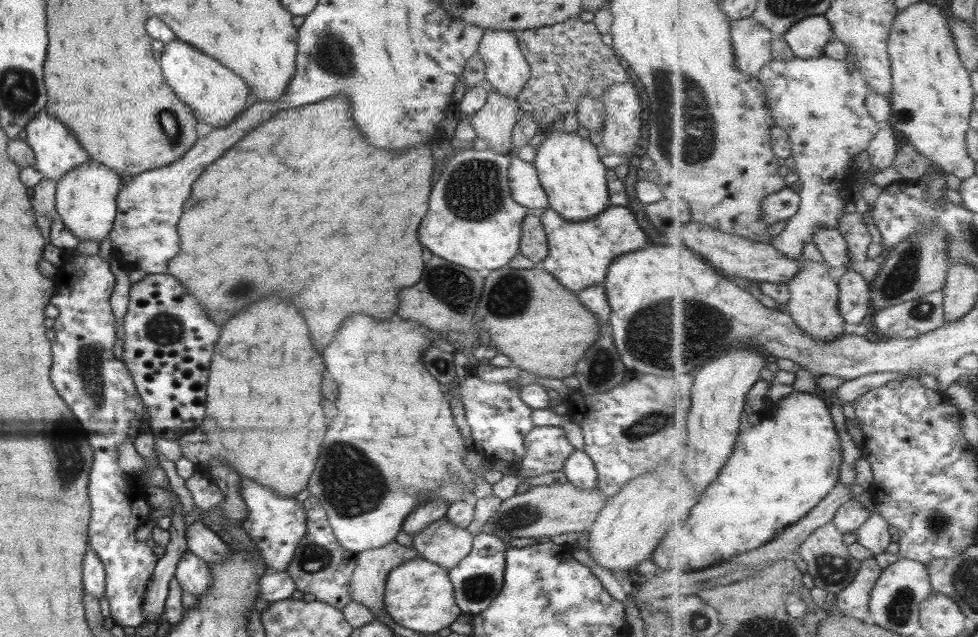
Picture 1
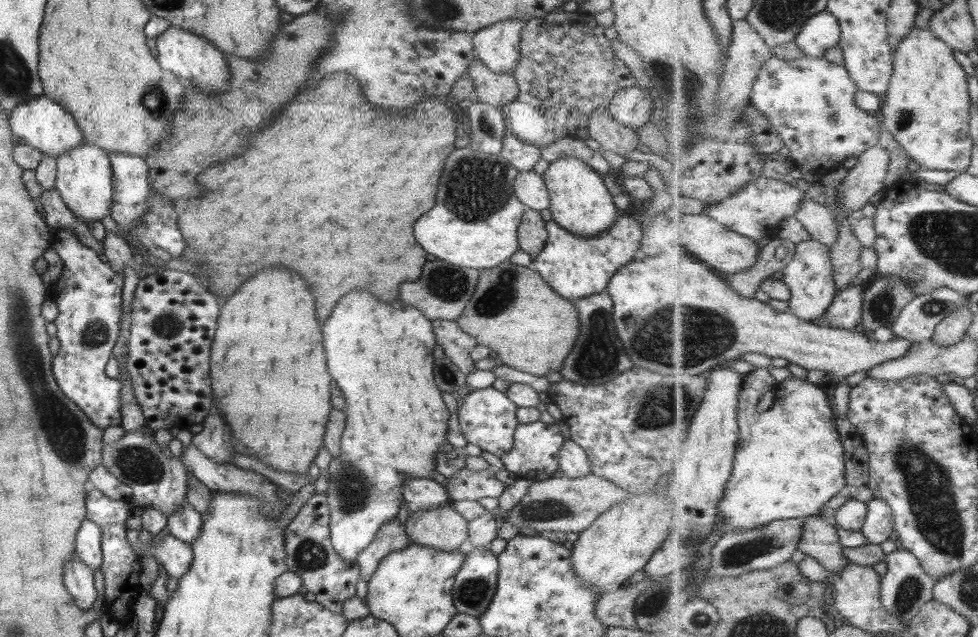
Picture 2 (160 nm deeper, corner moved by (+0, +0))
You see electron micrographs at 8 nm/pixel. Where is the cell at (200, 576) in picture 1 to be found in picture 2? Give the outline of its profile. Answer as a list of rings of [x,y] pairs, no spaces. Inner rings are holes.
[[[169,533],[162,537],[151,535],[148,543],[142,543],[130,535],[129,543],[139,561],[141,561],[140,556],[148,554],[162,566],[167,575],[173,578],[178,579],[191,564],[191,547]]]

